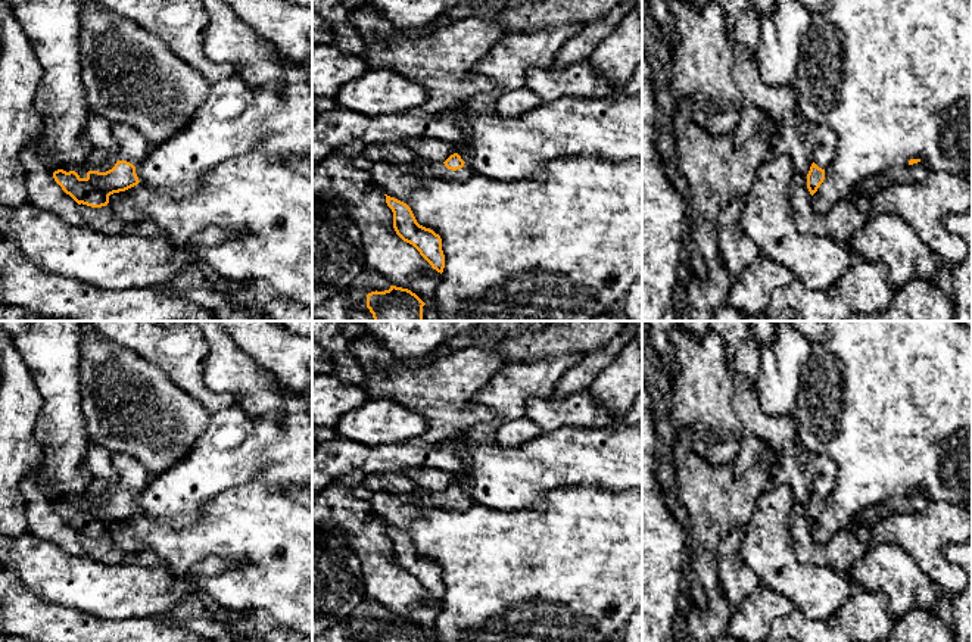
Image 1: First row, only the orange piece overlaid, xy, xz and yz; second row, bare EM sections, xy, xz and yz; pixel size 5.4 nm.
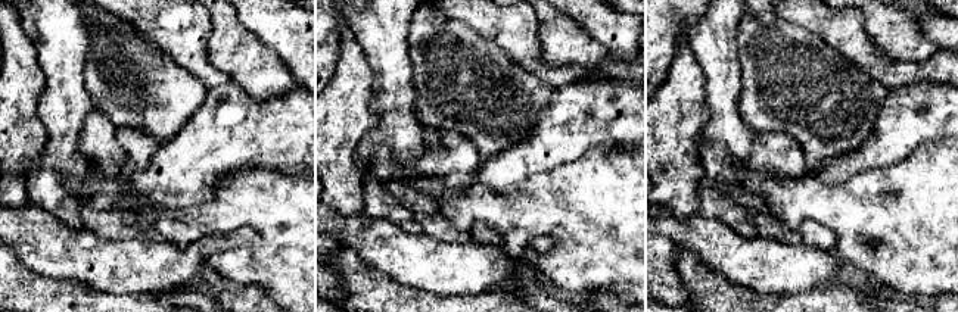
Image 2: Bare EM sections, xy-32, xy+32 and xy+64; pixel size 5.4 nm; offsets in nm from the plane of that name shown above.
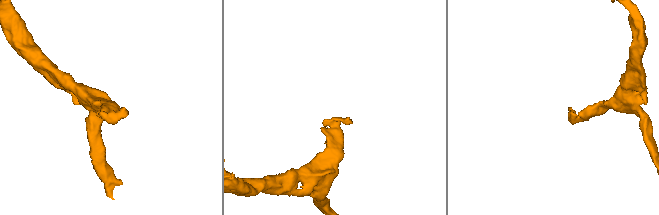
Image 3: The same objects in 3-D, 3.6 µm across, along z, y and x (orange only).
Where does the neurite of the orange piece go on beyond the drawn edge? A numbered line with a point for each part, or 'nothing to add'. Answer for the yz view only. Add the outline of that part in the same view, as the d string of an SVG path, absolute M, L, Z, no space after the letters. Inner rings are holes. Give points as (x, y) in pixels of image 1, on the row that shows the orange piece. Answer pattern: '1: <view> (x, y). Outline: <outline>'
1: yz (825, 140). Outline: M806 118L800 121L803 133L814 143L814 163L826 169L837 156L837 135L835 133L823 125L809 122Z

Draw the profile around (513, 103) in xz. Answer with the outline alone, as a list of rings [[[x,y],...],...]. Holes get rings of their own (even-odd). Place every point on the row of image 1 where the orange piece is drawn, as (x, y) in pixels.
[[[529,87],[505,91],[496,102],[496,112],[502,116],[520,116],[542,106],[542,99]]]

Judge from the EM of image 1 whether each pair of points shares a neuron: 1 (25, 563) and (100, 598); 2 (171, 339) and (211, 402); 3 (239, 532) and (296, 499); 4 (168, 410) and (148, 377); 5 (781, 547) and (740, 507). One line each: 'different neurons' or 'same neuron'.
1: same neuron
2: same neuron
3: same neuron
4: same neuron
5: different neurons

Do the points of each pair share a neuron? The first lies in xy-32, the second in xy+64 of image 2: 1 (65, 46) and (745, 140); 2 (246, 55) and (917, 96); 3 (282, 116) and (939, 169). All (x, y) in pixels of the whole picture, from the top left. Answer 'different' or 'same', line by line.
1: same
2: different
3: different

